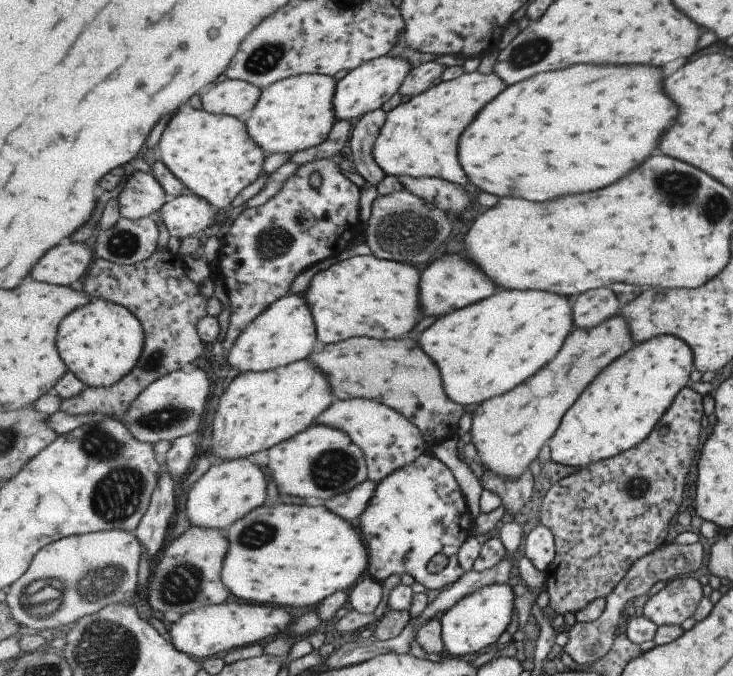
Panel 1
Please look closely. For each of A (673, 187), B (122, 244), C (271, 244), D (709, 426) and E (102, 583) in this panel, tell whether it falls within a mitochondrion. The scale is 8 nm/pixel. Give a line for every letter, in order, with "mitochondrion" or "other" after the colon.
A: mitochondrion
B: mitochondrion
C: mitochondrion
D: other
E: mitochondrion

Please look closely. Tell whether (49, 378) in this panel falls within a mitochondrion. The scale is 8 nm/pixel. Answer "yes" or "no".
no

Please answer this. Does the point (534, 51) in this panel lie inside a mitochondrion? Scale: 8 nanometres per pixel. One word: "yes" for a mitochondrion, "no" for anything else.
yes

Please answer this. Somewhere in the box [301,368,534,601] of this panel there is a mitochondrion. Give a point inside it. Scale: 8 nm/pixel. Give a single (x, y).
(334, 470)

